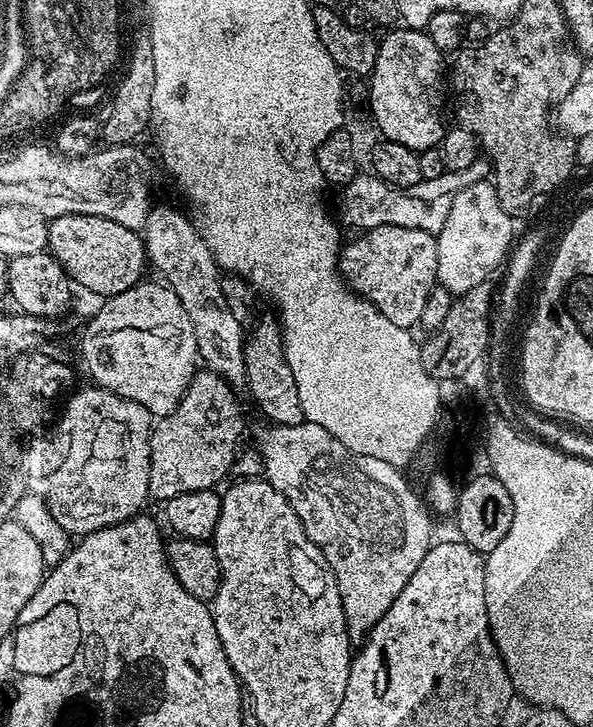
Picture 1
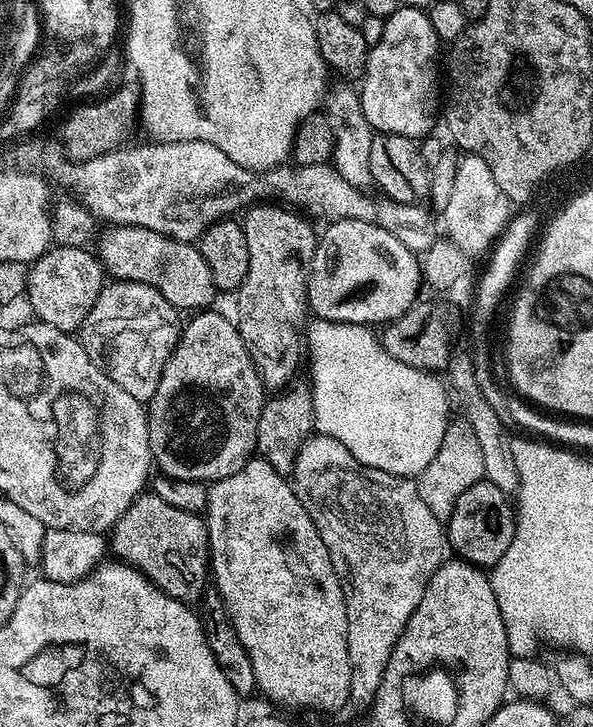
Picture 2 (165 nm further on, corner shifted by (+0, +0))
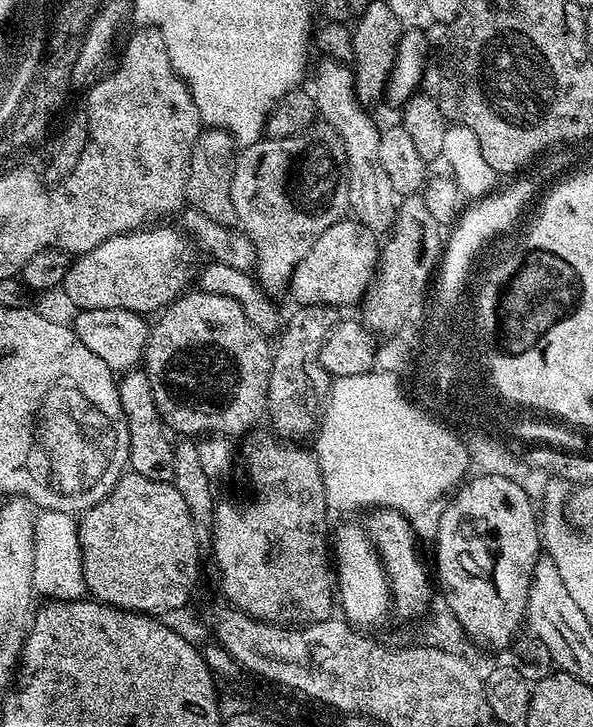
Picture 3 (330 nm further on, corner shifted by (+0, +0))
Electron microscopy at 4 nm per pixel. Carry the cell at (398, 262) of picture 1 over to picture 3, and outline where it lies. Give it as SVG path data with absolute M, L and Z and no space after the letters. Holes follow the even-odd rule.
M345 218L330 226L310 246L304 258L292 272L290 296L297 305L320 304L337 306L336 304L352 304L363 301L364 293L371 286L380 261L381 245L377 233L372 232L355 218Z

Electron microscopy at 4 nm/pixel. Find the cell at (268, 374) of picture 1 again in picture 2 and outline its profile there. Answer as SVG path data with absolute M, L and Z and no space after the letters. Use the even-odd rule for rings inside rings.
M256 202L242 216L246 242L250 246L250 270L246 270L242 286L234 293L234 320L236 329L242 334L242 342L246 342L246 350L257 368L261 382L268 390L283 388L297 375L296 367L300 364L300 352L302 356L302 333L310 316L308 272L312 268L312 259L316 253L318 232L317 229L312 229L311 219L303 220L299 215L299 211L276 202Z

